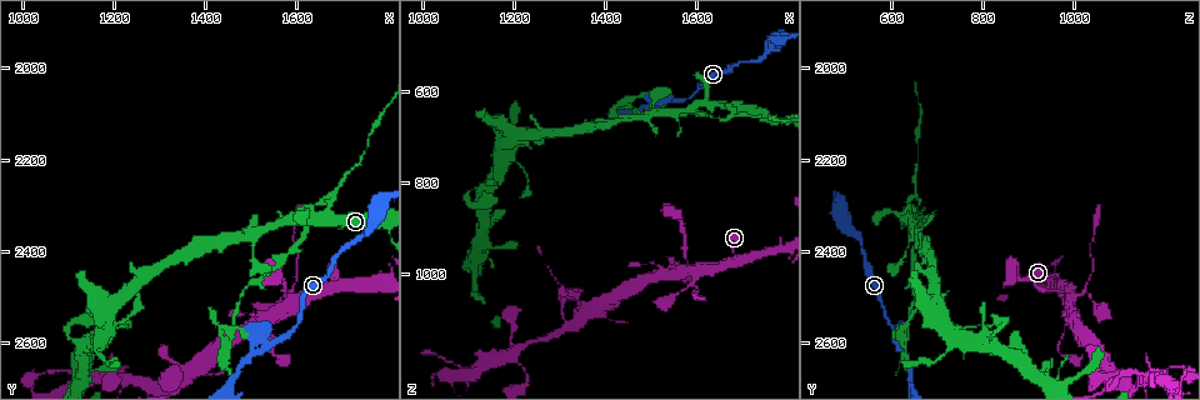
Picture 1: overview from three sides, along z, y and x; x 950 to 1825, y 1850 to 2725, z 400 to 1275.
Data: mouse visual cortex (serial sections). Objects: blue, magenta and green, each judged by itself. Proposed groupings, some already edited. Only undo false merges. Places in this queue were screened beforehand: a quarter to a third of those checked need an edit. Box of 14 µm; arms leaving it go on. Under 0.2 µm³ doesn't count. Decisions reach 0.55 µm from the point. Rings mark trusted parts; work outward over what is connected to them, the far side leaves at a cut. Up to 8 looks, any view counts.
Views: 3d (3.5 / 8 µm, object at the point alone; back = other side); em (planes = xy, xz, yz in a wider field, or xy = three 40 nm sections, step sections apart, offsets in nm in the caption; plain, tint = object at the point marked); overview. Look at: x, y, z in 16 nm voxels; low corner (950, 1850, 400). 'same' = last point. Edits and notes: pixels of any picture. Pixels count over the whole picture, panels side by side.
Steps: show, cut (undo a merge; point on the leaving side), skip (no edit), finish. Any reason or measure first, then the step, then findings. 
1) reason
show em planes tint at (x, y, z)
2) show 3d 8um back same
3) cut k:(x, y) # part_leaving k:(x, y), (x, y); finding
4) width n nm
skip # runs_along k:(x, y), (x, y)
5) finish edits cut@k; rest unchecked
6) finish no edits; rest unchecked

show 3d 3.5um at (1665, 2310, 630)

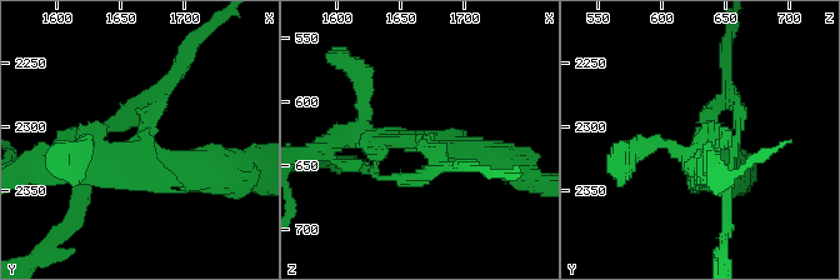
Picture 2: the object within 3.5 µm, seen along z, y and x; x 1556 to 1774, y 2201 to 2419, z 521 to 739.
arms 3; arm_widths 150, 250, 400 nm; now the EM
show em xy step 5 tint at (1672, 2308, 634)

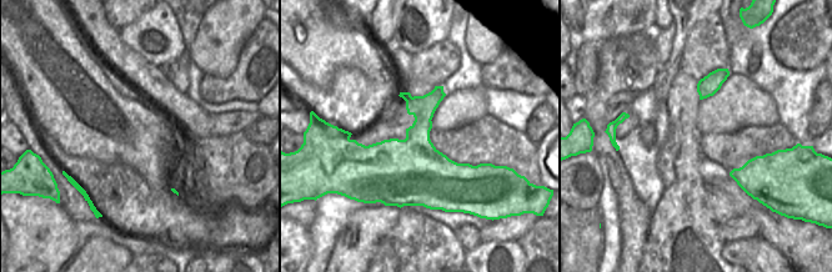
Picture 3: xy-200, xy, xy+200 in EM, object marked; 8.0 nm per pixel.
cut 2:(403, 183) # two cells meet here

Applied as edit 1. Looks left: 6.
redraw
show overview

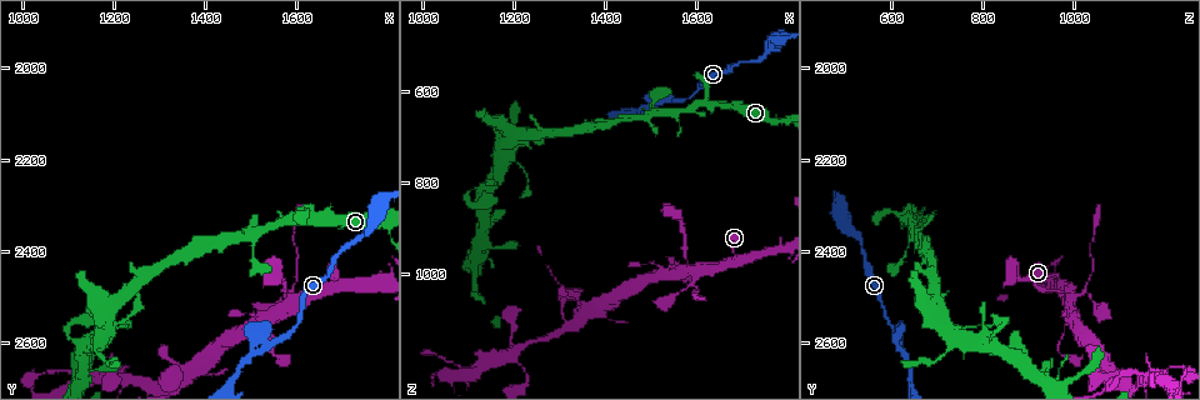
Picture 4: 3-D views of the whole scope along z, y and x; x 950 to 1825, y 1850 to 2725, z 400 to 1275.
sudden change in width
show 3d 8um at (1555, 2600, 615)

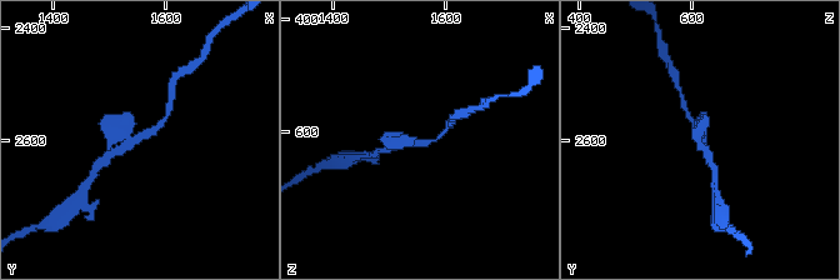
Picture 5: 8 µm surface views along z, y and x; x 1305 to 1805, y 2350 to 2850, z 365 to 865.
show 3d 3.5um back at (1550, 2595, 620)

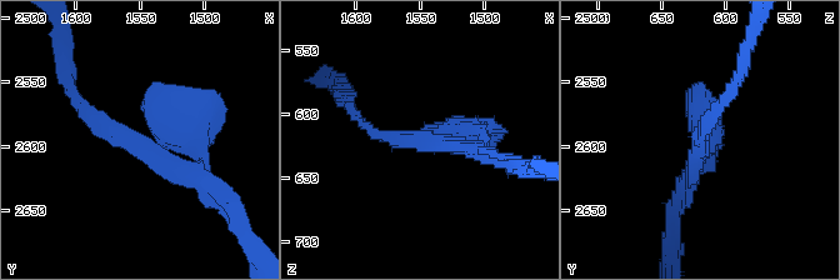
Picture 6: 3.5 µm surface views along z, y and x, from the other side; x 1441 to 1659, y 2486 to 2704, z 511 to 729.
shape alone is not enough
show em xy step 3 tint at (1552, 2600, 618)

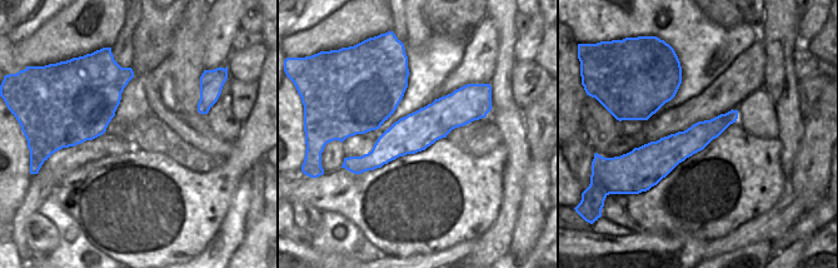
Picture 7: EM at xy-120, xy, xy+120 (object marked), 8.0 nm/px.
skip # runs_along 6:(73, 98), (95, 125), (206, 183); all the same cell

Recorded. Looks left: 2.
two arms in line, one across
show 3d 8um at (1600, 2510, 995)

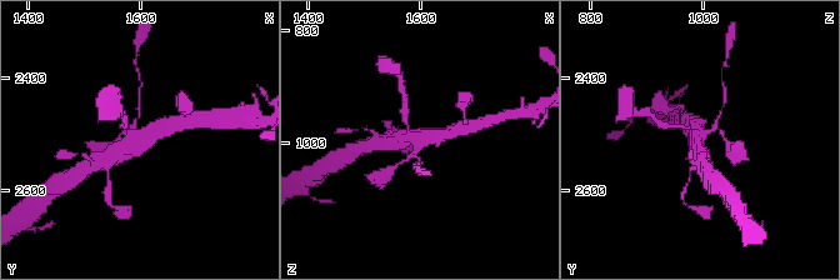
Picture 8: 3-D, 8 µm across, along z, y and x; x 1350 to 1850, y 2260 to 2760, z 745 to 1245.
shape alone is not enough
show em xy step 5 tint at (1600, 2510, 995)

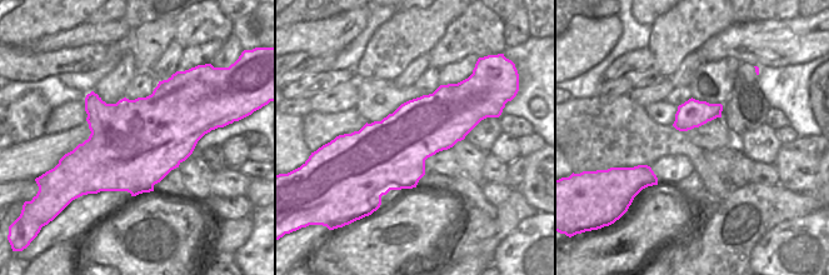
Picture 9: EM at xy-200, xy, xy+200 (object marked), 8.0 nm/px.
skip # runs_along 8:(169, 125), (108, 158); one cell here

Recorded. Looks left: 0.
finish edits cut@2; rest unchecked

